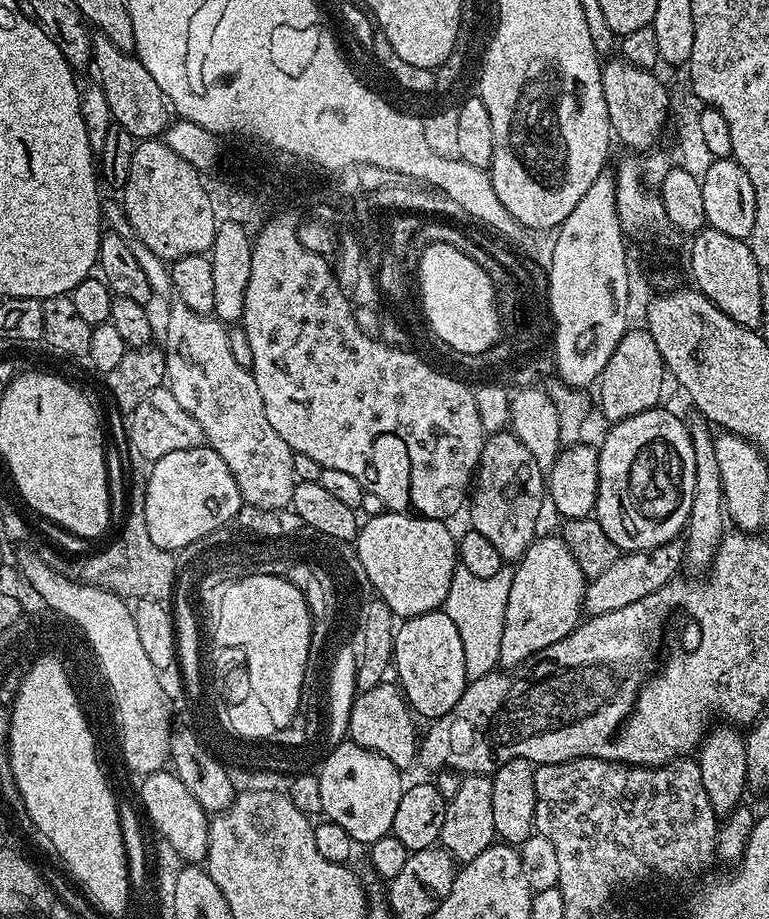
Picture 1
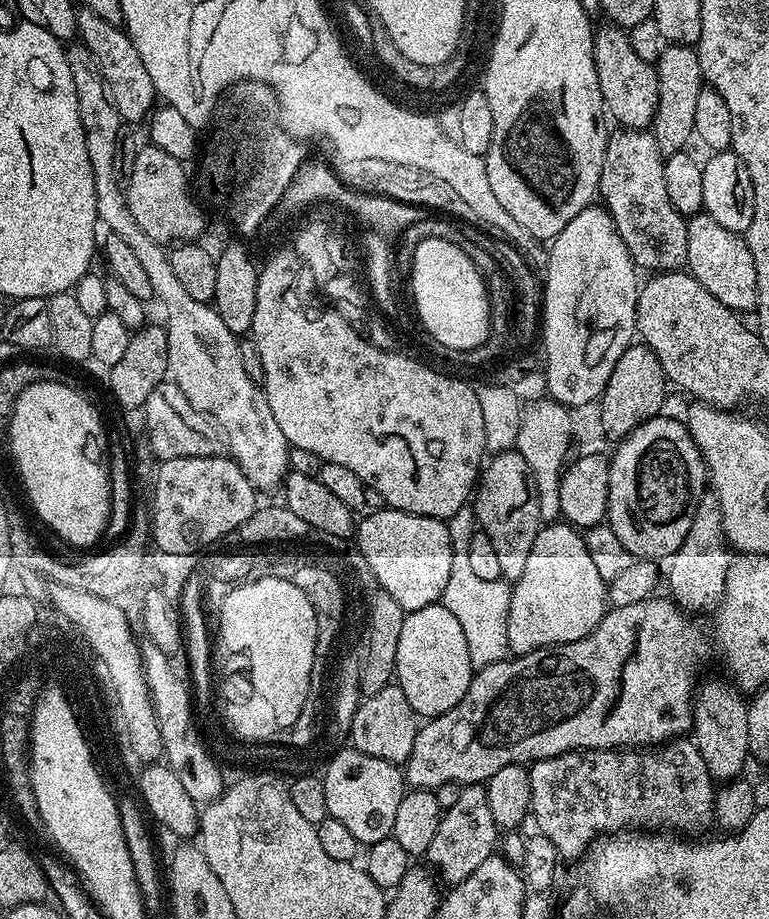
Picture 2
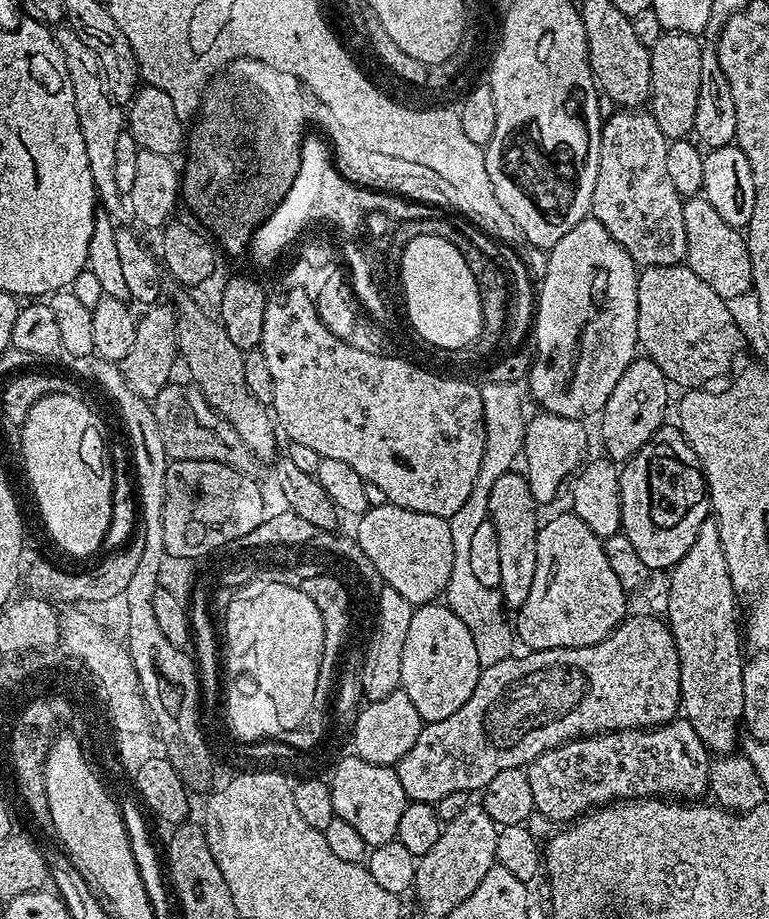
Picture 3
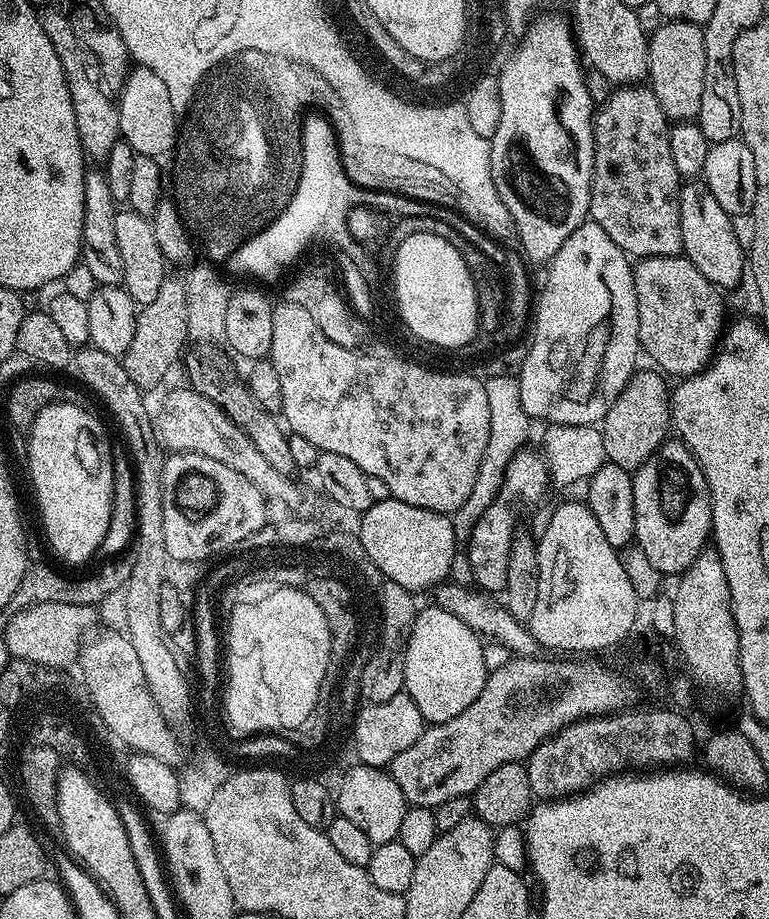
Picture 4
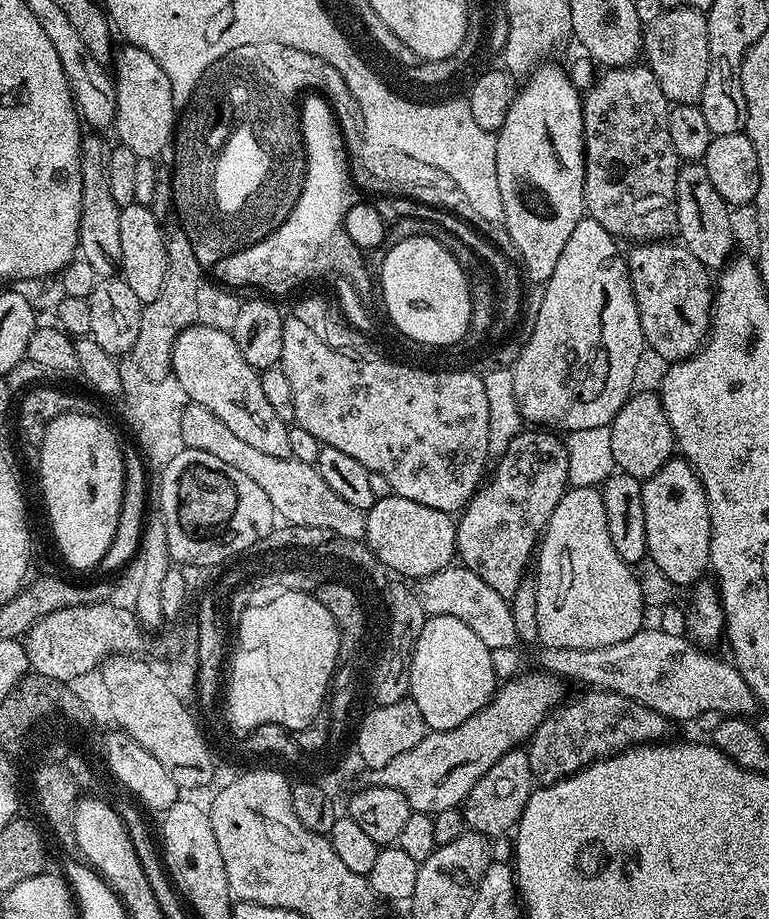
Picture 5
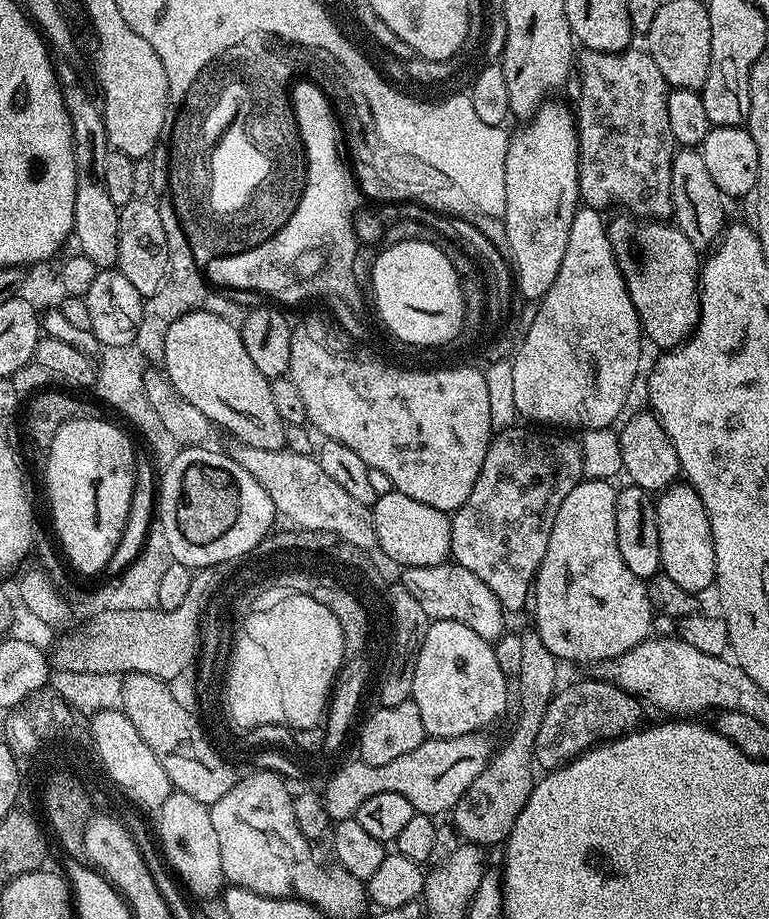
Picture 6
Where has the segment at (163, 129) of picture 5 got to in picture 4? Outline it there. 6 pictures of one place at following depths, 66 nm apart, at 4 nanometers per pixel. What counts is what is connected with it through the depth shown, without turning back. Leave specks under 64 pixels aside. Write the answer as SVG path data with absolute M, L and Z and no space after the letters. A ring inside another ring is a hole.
M133 67L128 73L128 80L119 89L120 134L138 156L164 158L176 146L178 135L178 114L170 102L170 90L162 83L162 78L149 68Z

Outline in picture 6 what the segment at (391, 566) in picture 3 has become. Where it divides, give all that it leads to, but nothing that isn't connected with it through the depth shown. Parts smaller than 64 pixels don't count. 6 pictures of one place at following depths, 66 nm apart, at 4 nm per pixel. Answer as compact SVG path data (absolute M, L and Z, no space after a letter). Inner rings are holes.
M393 491L390 494L382 494L376 497L376 503L371 505L372 510L372 521L376 527L376 548L379 551L384 551L394 563L400 564L401 569L413 568L414 566L438 566L439 564L445 563L449 559L452 551L452 522L449 513L443 512L442 510L434 510L434 506L426 506L426 502L417 502L415 498L406 498L406 494L402 494L398 491Z

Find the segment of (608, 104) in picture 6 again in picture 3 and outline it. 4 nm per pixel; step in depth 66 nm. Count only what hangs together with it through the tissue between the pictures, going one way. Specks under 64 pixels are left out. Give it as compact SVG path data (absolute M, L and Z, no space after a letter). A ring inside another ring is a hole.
M618 110L609 119L601 125L600 130L600 146L599 146L599 170L598 179L595 182L594 198L592 199L591 215L609 230L611 237L614 238L635 263L642 268L653 268L654 266L668 266L683 263L687 259L686 254L686 224L684 212L684 198L678 194L678 190L674 187L674 182L671 181L670 173L667 171L667 157L666 150L668 149L669 141L662 134L657 122L654 120L652 114L646 110Z

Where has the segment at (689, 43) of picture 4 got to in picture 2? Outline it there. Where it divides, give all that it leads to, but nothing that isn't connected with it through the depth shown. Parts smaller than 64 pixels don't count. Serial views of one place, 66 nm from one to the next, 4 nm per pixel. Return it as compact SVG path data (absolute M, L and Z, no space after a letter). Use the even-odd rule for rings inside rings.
M668 44L654 65L658 74L658 106L652 119L650 132L656 137L658 150L664 158L683 152L694 140L694 109L698 94L706 81L695 47L687 44Z

